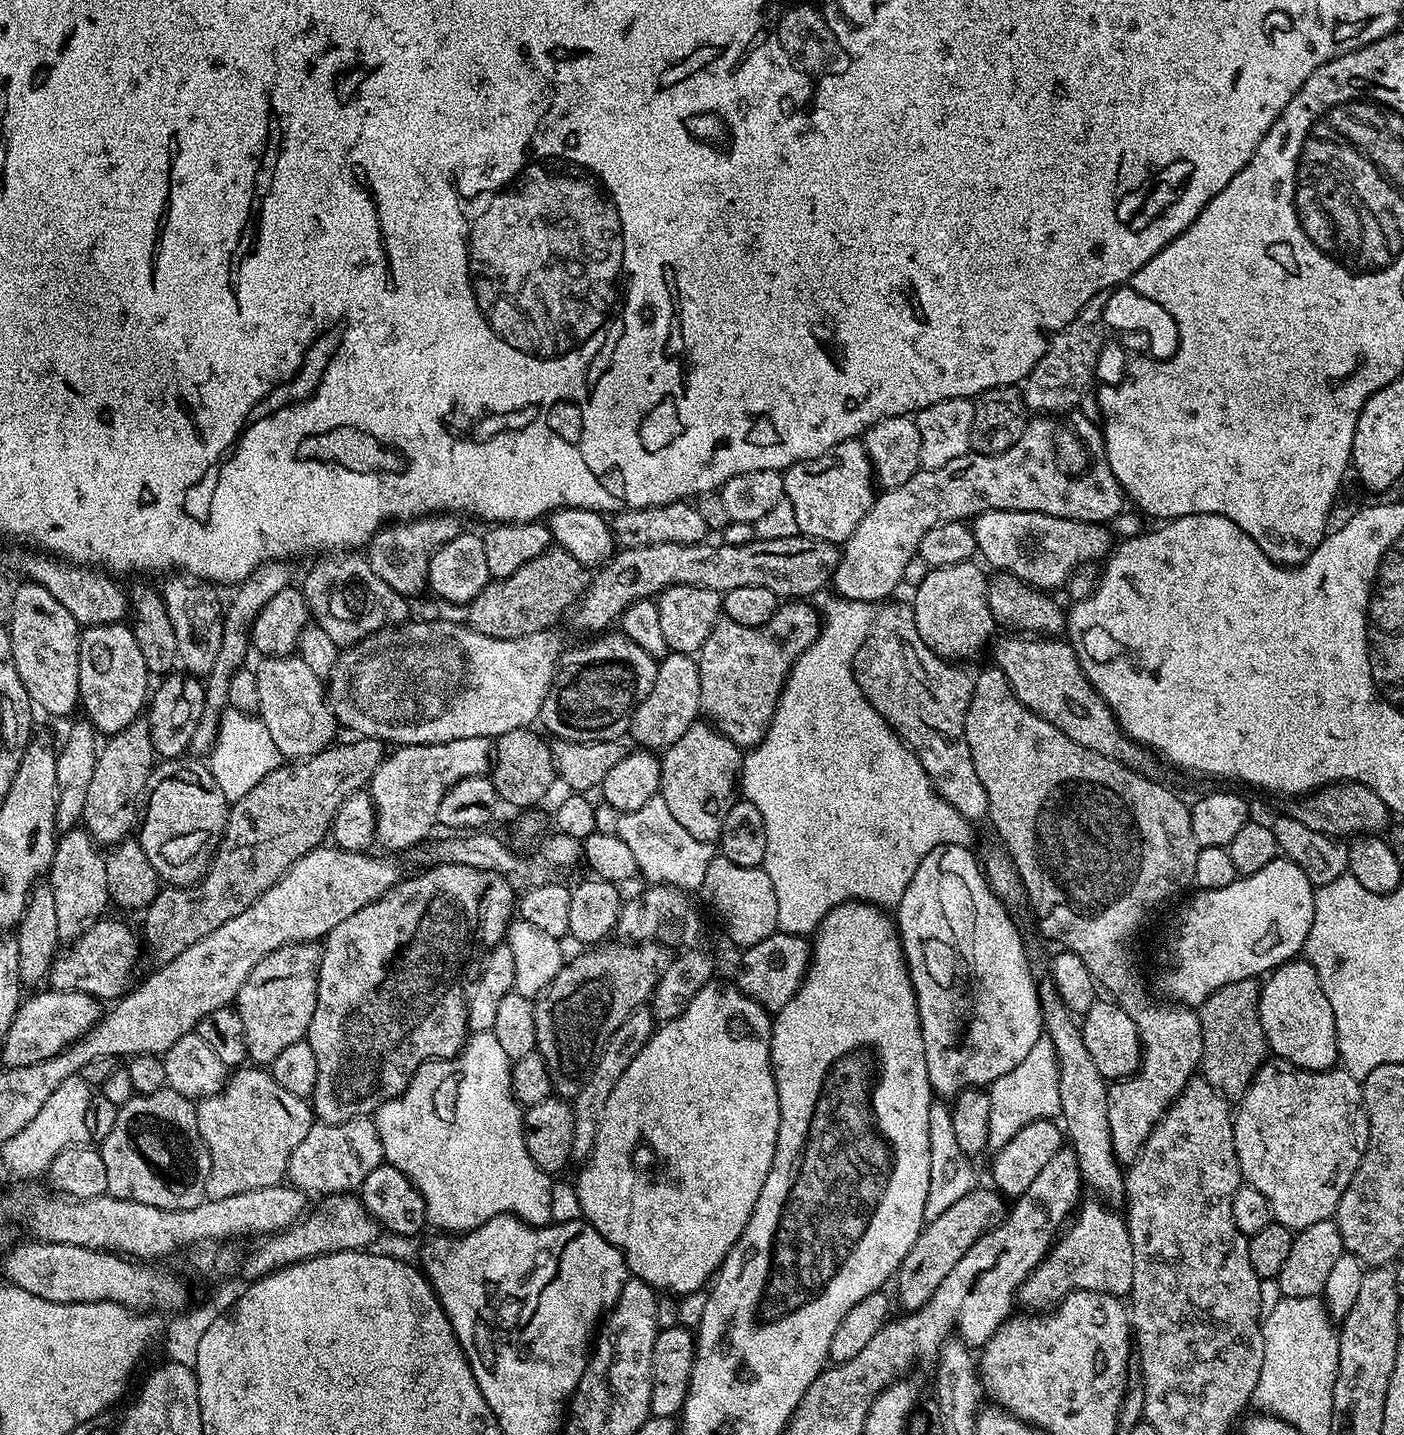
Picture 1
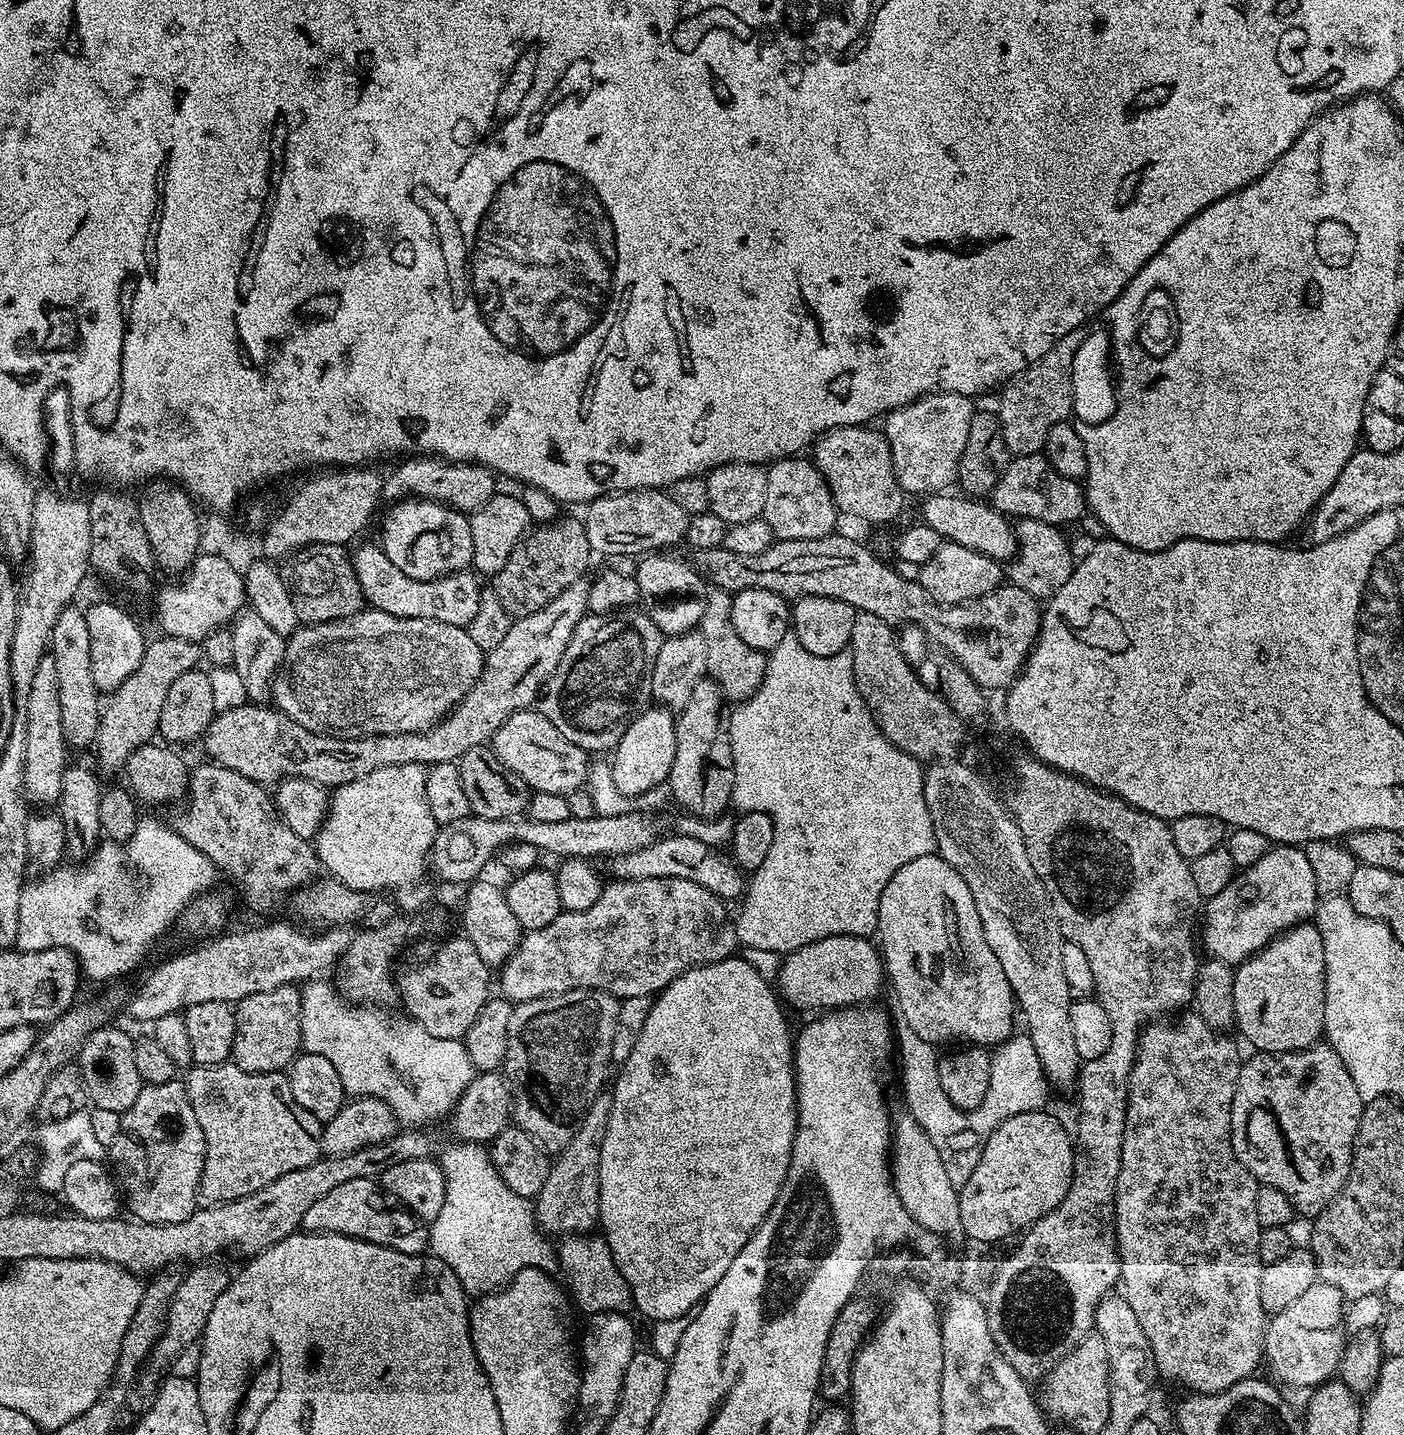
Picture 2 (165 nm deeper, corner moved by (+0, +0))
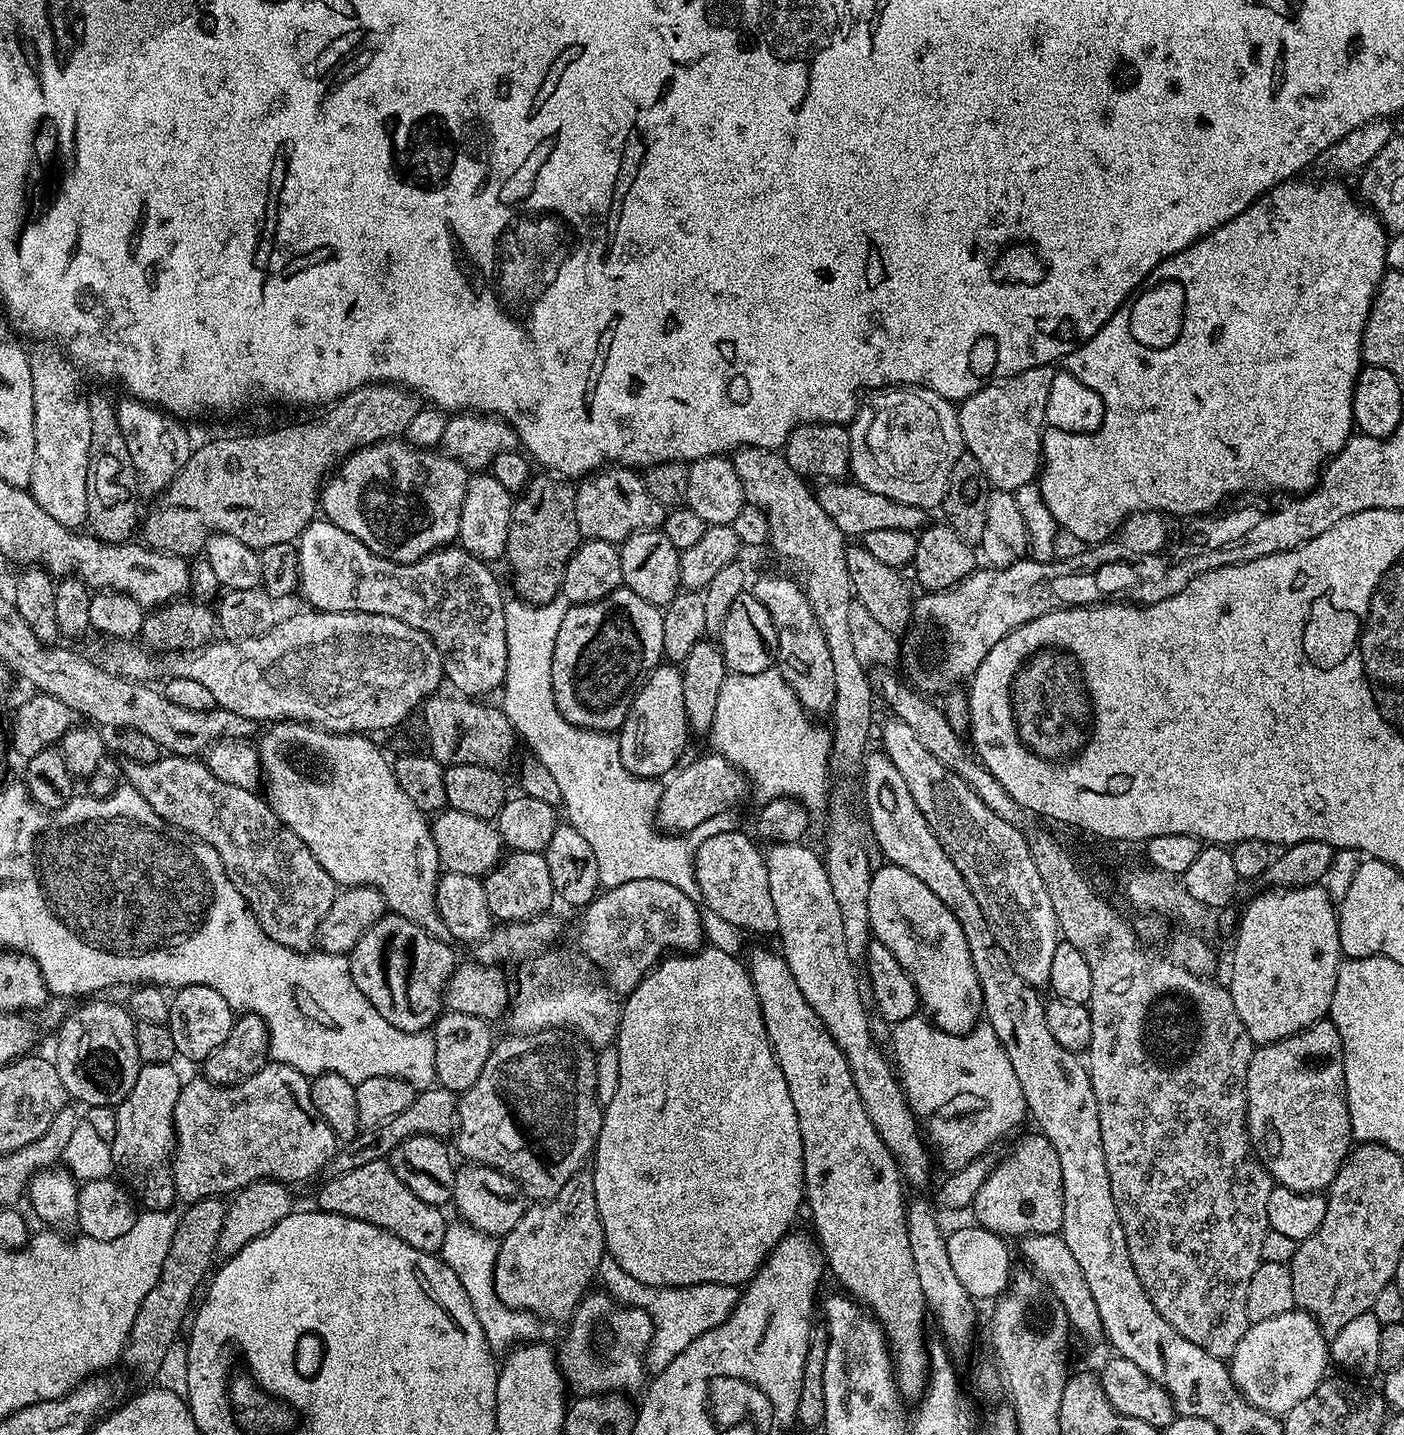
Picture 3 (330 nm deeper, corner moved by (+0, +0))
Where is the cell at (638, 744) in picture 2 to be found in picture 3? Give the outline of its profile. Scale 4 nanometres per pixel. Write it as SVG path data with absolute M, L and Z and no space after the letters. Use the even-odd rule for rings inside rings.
M661 663L659 668L650 673L644 685L637 690L628 715L624 717L624 727L619 729L622 766L626 766L630 774L647 780L667 777L681 763L680 755L688 744L688 736L690 737L690 729L686 718L686 698L682 694L682 671L675 663Z

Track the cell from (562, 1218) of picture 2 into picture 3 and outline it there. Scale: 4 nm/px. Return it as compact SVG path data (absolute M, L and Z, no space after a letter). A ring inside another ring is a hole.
M581 1170L558 1190L554 1199L536 1202L525 1207L518 1226L499 1241L494 1266L494 1290L506 1308L521 1314L533 1312L544 1320L571 1321L576 1308L593 1287L600 1271L600 1263L606 1255L602 1218L598 1214L598 1198L594 1198L594 1178L591 1171Z

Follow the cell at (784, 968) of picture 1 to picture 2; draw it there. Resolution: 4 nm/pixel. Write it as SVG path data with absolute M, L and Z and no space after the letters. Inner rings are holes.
M831 936L830 938L822 938L821 940L815 940L810 942L806 946L802 946L798 950L787 953L783 957L784 960L780 964L780 988L778 984L778 992L782 997L785 1005L793 1004L796 1008L820 1008L816 1010L835 1010L837 1008L847 1008L849 1006L864 1006L872 1000L880 992L880 987L885 987L886 973L884 971L884 958L880 955L879 947L867 936Z

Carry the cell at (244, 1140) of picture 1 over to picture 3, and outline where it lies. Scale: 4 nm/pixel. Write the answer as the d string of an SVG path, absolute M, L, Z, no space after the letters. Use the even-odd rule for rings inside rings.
M275 1062L265 1064L250 1078L237 1084L215 1084L203 1078L189 1084L187 1081L174 1106L174 1126L176 1150L172 1154L172 1173L177 1201L185 1205L211 1196L227 1197L259 1180L308 1180L323 1173L338 1151L335 1134L330 1126L326 1126L312 1101L309 1077L294 1070L294 1066Z

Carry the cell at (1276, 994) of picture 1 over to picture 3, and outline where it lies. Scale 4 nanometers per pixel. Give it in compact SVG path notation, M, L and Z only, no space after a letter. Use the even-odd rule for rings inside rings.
M1320 884L1305 888L1277 888L1256 896L1244 908L1236 928L1236 945L1232 948L1232 977L1226 980L1234 1010L1250 1034L1253 1045L1273 1044L1285 1040L1329 1015L1334 986L1342 963L1338 934L1337 905Z

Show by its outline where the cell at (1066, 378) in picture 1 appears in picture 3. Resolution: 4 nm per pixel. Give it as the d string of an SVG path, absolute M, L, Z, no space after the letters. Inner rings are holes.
M1043 364L1022 370L1013 376L1002 376L979 388L959 405L960 429L967 455L973 456L986 470L986 478L993 489L1015 494L1019 488L1033 483L1042 468L1042 433L1046 427L1046 402L1050 398L1050 382L1054 382L1057 369Z

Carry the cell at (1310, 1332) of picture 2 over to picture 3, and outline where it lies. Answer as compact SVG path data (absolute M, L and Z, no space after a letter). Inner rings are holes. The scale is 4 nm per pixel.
M1293 1310L1286 1314L1278 1314L1276 1318L1266 1318L1257 1324L1249 1323L1246 1334L1242 1334L1242 1342L1230 1357L1230 1371L1236 1389L1258 1410L1273 1414L1286 1414L1302 1402L1302 1398L1310 1398L1320 1381L1325 1379L1329 1357L1329 1337L1324 1335L1320 1324L1309 1312Z

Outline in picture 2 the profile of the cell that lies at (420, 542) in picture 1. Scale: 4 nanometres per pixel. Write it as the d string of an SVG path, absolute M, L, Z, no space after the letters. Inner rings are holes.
M413 455L404 458L392 473L384 478L381 497L388 502L399 502L409 498L417 500L437 500L439 504L447 504L460 512L471 514L482 510L490 498L497 495L497 473L483 464L461 464L451 460L442 460L435 456Z

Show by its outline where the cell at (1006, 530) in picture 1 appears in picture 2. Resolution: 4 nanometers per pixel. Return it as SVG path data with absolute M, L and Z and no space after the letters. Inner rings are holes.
M928 494L923 497L924 505L920 508L921 514L924 515L921 516L923 523L928 524L930 530L938 530L938 534L949 544L966 546L966 550L978 550L978 554L986 554L991 560L1011 561L1016 554L1016 533L1009 517L1002 512L996 511L991 503L985 502L983 499L973 498L967 494L948 495Z

